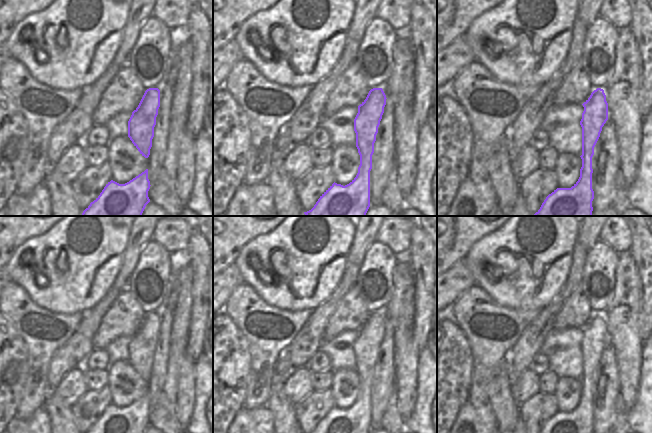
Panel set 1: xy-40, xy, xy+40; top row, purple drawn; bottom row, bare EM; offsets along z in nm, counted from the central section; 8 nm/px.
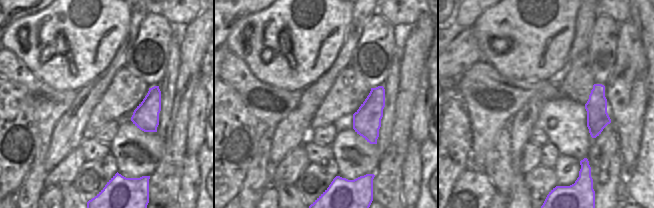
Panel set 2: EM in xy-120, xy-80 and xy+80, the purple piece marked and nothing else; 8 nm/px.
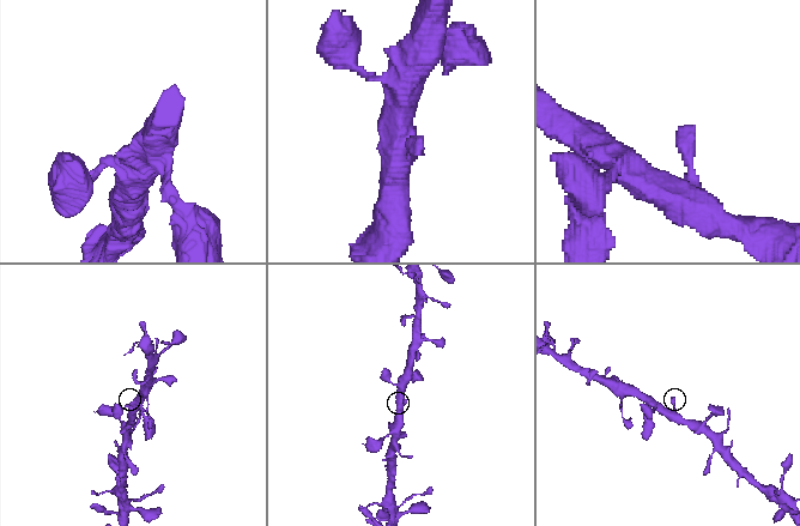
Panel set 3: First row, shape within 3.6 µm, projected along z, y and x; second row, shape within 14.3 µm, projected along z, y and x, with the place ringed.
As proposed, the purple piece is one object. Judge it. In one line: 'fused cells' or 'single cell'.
single cell

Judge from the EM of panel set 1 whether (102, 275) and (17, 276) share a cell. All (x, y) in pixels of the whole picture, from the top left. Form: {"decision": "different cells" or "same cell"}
{"decision": "same cell"}

